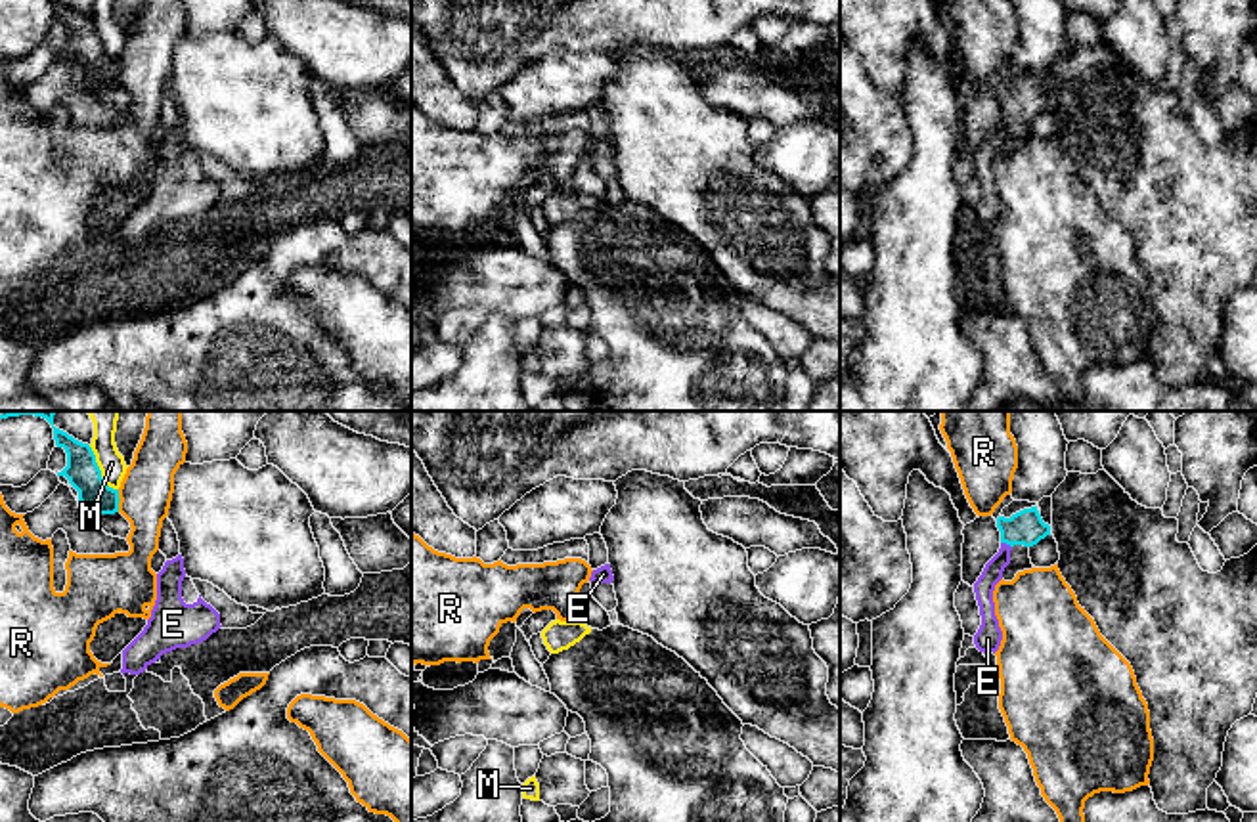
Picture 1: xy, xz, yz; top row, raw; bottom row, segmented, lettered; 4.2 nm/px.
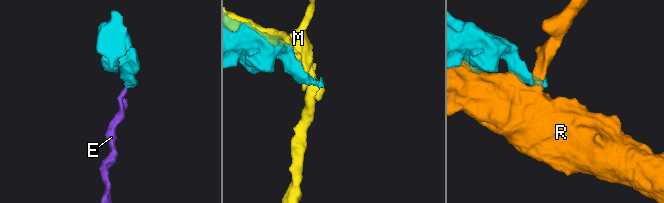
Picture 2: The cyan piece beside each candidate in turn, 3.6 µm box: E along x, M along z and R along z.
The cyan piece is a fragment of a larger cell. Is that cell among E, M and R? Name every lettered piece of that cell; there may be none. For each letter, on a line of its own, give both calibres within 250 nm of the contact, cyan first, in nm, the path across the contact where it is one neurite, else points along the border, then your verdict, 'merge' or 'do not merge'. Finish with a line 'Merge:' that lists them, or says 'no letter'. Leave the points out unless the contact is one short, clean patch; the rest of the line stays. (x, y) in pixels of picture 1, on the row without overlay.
E: 150 nm thick on the cyan side, 90 nm on the other; runs through yz (1026, 100), (1007, 115), (992, 146); merge
M: 140 nm thick on the cyan side, 110 nm on the other; do not merge
R: 140 nm thick on the cyan side, 220 nm on the other; do not merge
Merge: E

